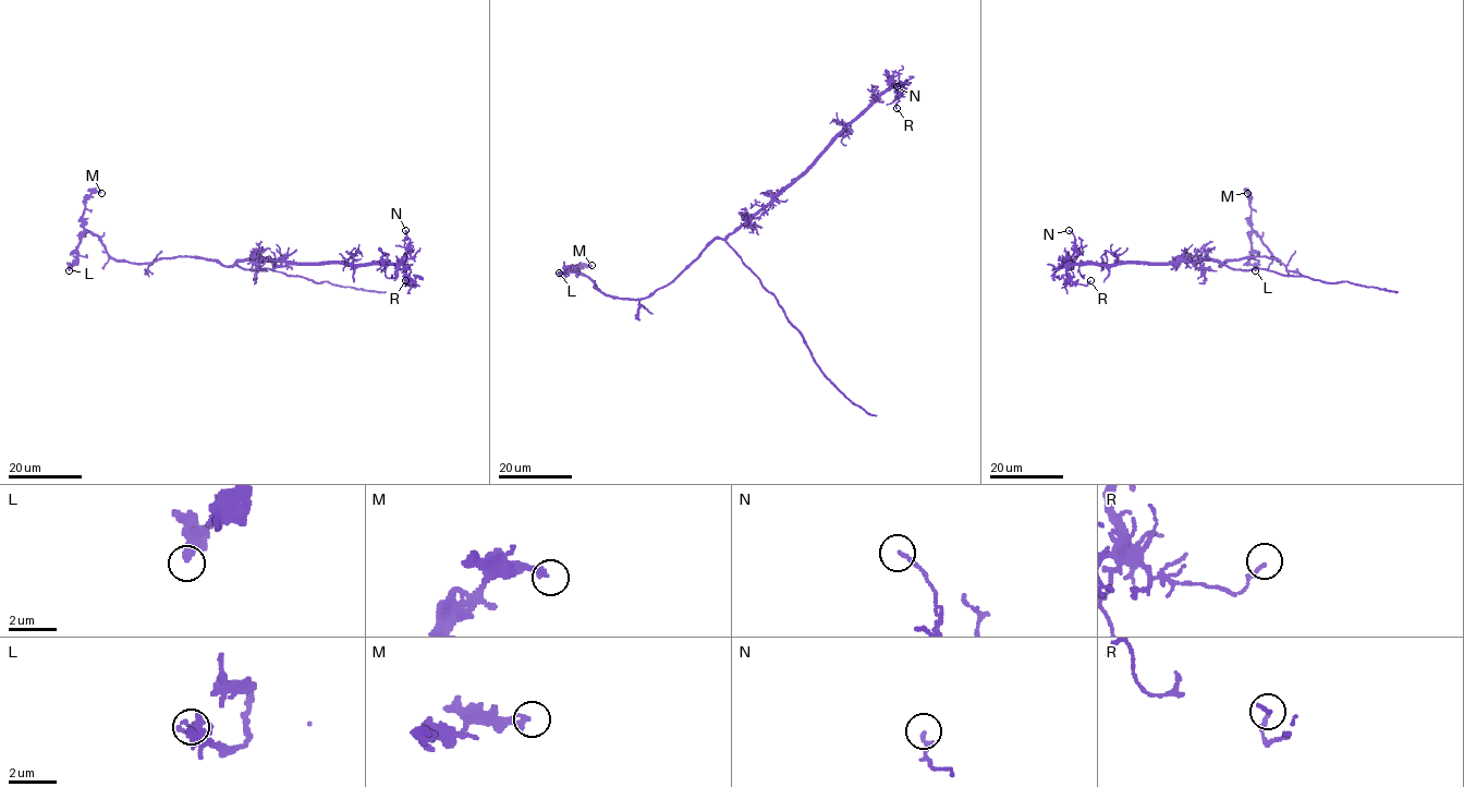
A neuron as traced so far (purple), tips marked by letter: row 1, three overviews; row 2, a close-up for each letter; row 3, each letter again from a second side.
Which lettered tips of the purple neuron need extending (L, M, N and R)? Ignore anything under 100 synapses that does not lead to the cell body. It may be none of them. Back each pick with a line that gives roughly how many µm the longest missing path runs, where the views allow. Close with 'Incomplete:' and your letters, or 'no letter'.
Incomplete: no letter

